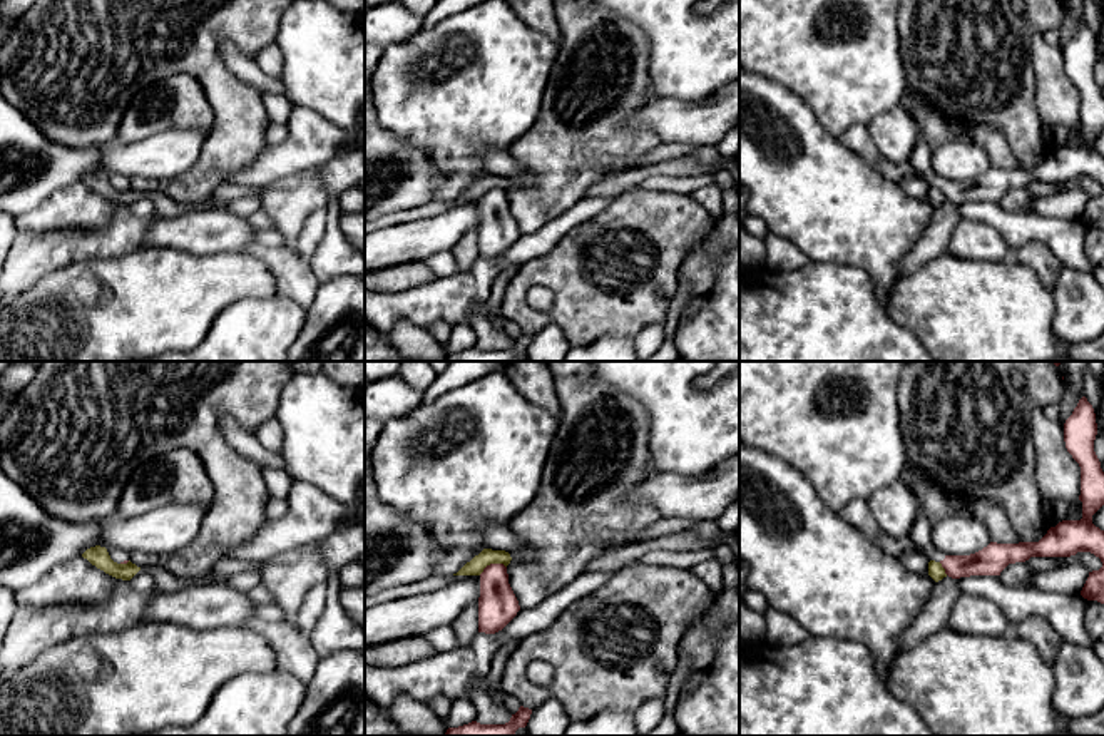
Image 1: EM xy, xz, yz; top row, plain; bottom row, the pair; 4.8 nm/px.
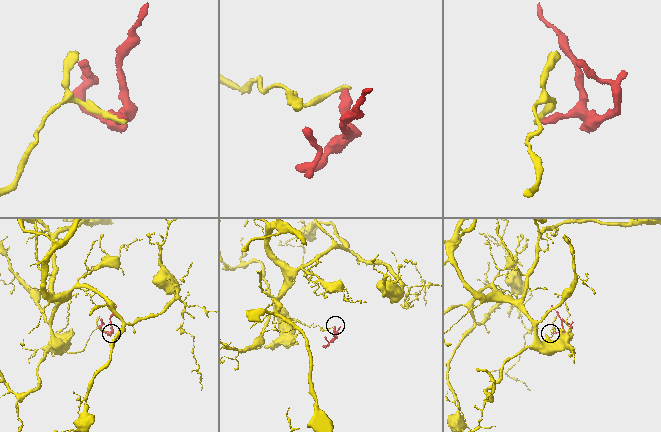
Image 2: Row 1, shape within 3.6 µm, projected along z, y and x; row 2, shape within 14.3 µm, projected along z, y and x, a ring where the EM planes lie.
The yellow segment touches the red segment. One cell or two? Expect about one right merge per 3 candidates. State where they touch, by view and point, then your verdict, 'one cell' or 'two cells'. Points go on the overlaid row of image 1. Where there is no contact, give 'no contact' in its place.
contact xz (492, 562); two cells

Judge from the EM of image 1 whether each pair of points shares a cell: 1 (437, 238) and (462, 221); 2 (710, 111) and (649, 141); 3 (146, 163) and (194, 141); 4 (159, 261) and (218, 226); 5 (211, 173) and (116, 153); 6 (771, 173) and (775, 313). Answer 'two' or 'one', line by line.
1: one
2: two
3: one
4: two
5: two
6: two

